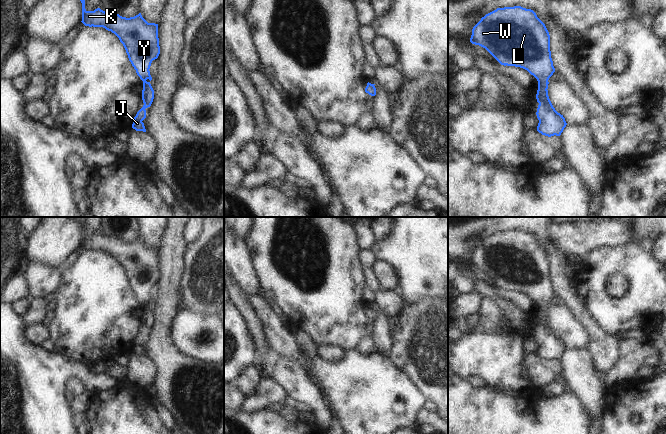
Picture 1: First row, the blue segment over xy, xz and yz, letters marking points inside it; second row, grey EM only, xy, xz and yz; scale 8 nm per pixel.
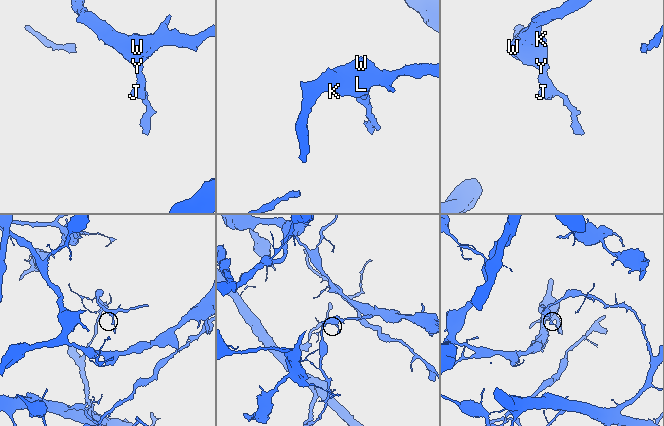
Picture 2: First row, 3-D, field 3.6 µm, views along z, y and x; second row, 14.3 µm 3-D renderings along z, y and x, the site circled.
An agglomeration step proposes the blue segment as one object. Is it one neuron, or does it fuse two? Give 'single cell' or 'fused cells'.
single cell

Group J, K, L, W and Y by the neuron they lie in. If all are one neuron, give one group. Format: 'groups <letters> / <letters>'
groups J K L W Y

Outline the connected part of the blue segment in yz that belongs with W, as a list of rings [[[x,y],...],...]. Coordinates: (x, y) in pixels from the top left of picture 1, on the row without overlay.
[[[521,230],[497,232],[482,241],[473,251],[470,266],[485,272],[501,289],[523,292],[537,303],[537,355],[548,361],[560,360],[567,347],[563,339],[553,331],[547,314],[548,304],[555,296],[550,275],[550,259],[536,237]]]

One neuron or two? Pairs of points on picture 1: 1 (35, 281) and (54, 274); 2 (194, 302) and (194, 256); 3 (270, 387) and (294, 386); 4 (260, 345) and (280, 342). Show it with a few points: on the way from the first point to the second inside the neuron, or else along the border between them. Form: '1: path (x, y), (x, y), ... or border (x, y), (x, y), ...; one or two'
1: path (40, 281), (49, 277); one
2: path (194, 291), (194, 267); one
3: border (271, 378), (283, 389), (289, 401); two
4: border (261, 321), (263, 334), (269, 347); two

